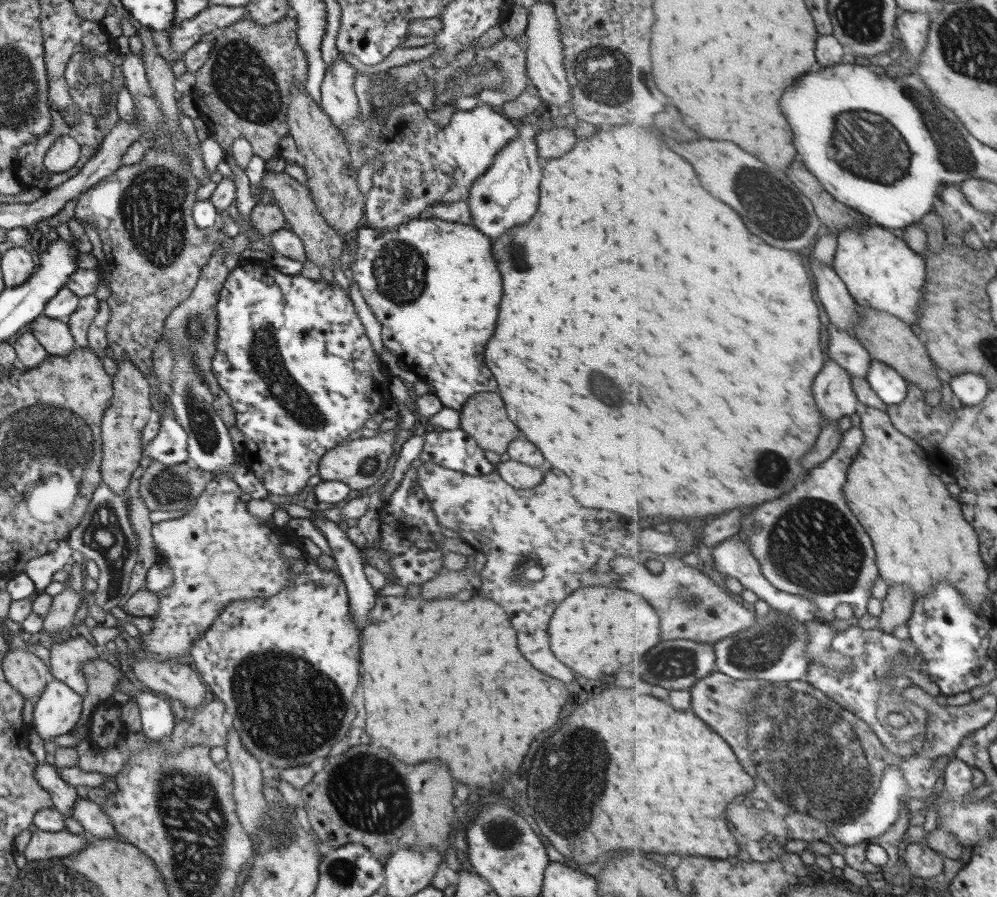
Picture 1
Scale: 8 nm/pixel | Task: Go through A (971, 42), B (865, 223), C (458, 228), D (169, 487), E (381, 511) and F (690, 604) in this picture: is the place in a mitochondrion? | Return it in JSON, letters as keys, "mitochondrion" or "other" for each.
{"A":"mitochondrion","B":"other","C":"other","D":"mitochondrion","E":"other","F":"mitochondrion"}

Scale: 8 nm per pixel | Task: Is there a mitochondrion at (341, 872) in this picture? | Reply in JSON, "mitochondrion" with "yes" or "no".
{"mitochondrion":"yes"}

